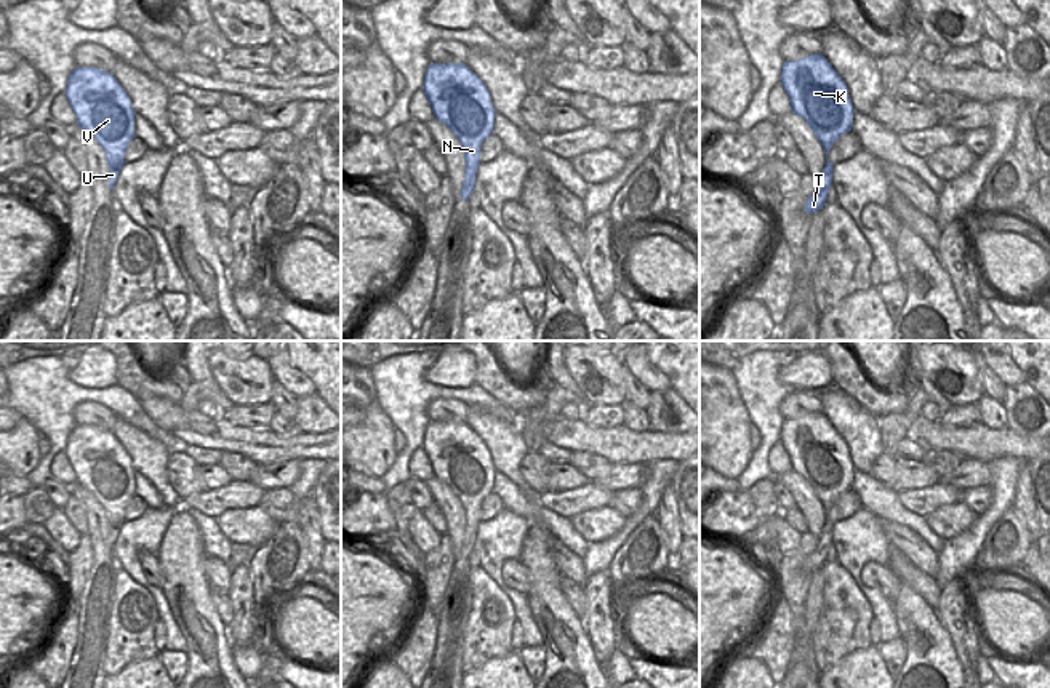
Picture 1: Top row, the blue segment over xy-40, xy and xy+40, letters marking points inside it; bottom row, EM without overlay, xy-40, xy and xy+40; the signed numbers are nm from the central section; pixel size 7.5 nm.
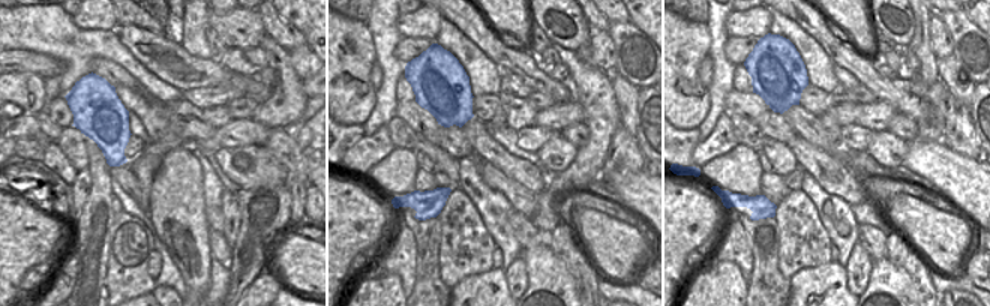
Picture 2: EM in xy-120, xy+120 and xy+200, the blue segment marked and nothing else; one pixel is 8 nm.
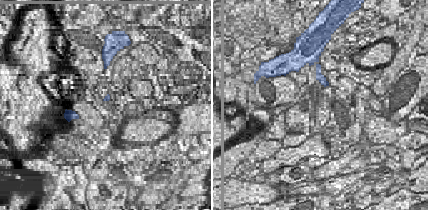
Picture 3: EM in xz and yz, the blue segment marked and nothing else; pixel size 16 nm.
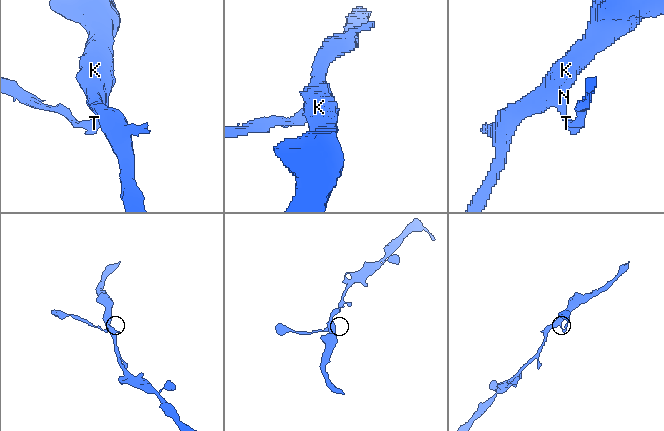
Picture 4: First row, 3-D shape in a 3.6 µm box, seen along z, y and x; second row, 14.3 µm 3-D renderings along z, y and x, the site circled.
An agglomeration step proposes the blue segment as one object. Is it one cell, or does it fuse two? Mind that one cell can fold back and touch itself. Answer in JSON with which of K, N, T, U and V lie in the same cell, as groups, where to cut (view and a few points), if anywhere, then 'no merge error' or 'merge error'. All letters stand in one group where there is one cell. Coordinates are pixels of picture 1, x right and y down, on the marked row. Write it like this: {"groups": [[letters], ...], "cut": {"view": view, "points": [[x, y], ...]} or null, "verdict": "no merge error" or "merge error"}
{"groups": [["K", "N", "U", "V"], ["T"]], "cut": {"view": "xy+40", "points": [[820, 183], [828, 191]]}, "verdict": "merge error"}

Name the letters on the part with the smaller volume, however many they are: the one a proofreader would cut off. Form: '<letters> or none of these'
T

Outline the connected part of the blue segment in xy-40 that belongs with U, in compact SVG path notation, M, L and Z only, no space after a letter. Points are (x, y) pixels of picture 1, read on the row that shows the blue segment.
M75 67L67 78L66 96L77 115L77 126L91 133L106 152L112 190L134 138L131 101L114 74L96 67Z

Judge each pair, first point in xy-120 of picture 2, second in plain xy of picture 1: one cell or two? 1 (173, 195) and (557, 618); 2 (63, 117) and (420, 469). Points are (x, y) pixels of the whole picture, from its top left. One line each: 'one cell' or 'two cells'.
1: one cell
2: one cell

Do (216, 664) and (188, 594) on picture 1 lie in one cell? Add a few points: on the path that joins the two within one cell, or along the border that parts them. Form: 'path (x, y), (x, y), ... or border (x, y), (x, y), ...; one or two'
path (208, 647), (208, 640), (194, 612); one

